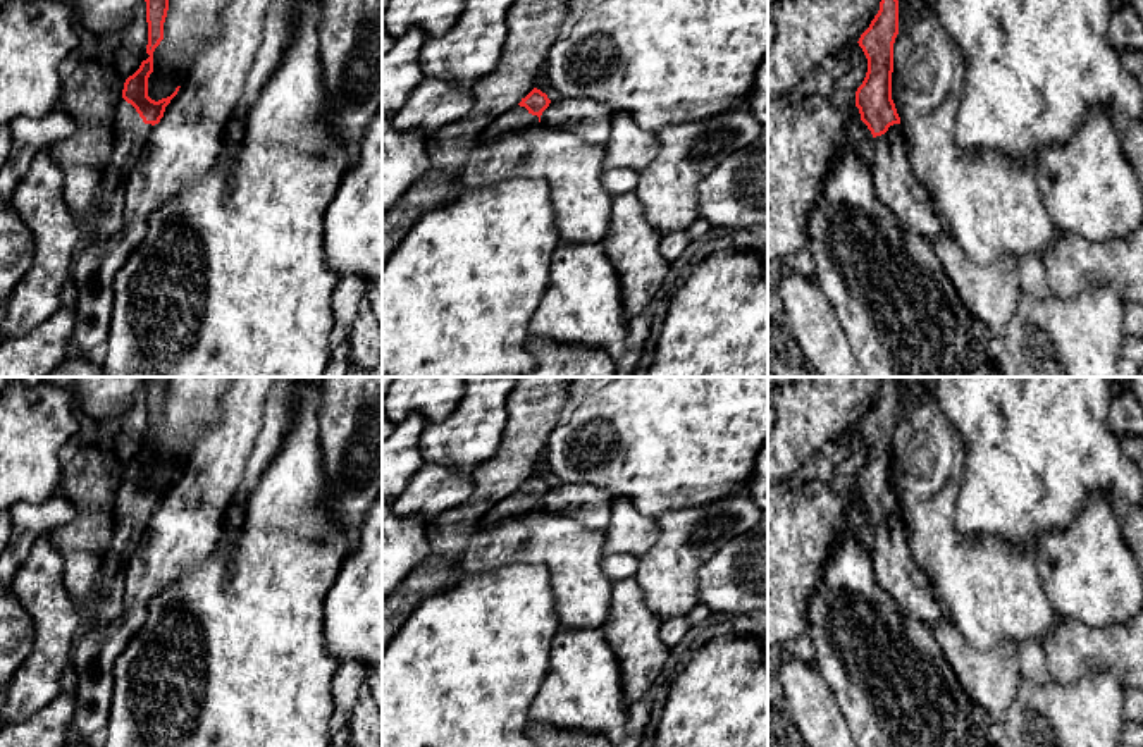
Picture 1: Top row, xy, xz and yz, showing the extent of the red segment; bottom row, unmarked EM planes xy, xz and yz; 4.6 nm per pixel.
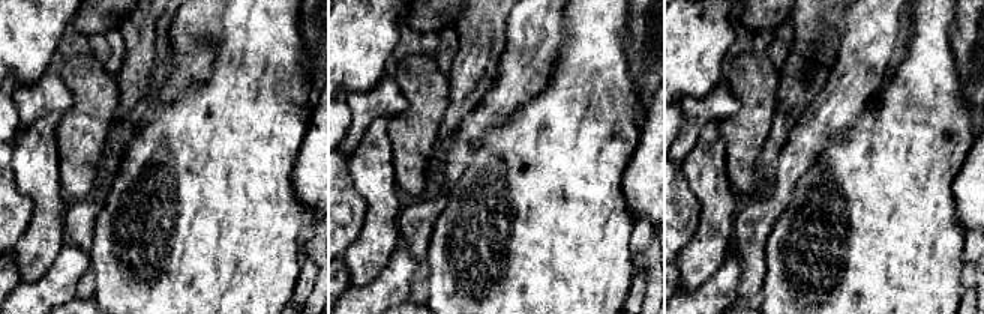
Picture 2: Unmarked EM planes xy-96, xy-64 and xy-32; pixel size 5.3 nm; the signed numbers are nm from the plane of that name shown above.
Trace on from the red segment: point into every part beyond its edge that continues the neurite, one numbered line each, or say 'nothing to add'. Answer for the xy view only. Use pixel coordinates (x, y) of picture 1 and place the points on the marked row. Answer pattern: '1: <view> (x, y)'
1: xy (129, 131)

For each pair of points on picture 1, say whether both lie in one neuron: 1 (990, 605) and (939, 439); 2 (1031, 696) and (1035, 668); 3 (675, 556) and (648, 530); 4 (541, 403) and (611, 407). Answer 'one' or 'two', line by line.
1: one
2: two
3: two
4: two

